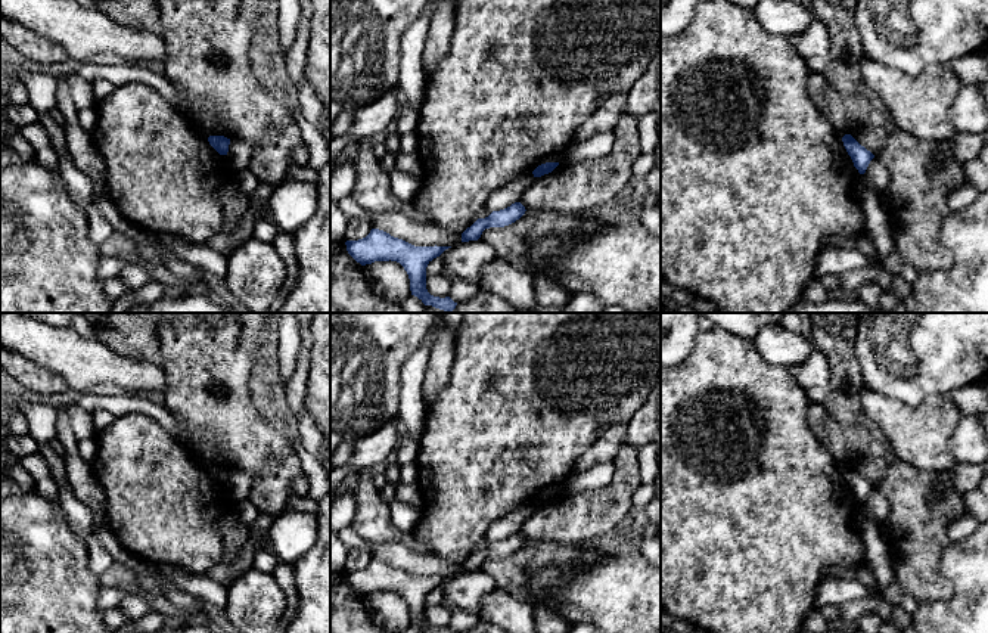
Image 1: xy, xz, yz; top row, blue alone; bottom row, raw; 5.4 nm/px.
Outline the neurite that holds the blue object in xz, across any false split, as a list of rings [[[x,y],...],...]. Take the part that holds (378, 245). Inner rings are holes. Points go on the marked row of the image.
[[[372,229],[370,233],[358,241],[347,241],[348,254],[361,266],[375,261],[397,261],[408,274],[411,295],[417,297],[425,305],[451,313],[457,302],[450,297],[434,297],[426,289],[426,267],[451,246],[414,246],[389,233]]]

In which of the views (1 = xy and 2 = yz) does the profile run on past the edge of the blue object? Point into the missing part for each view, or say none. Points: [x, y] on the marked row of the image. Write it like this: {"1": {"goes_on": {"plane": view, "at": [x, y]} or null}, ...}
{"1": {"goes_on": null}, "2": {"goes_on": null}}

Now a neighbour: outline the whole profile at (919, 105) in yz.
[[[863,58],[860,74],[863,84],[882,99],[897,128],[919,140],[950,140],[956,136],[948,112],[961,83],[950,63],[932,65],[910,77]]]

